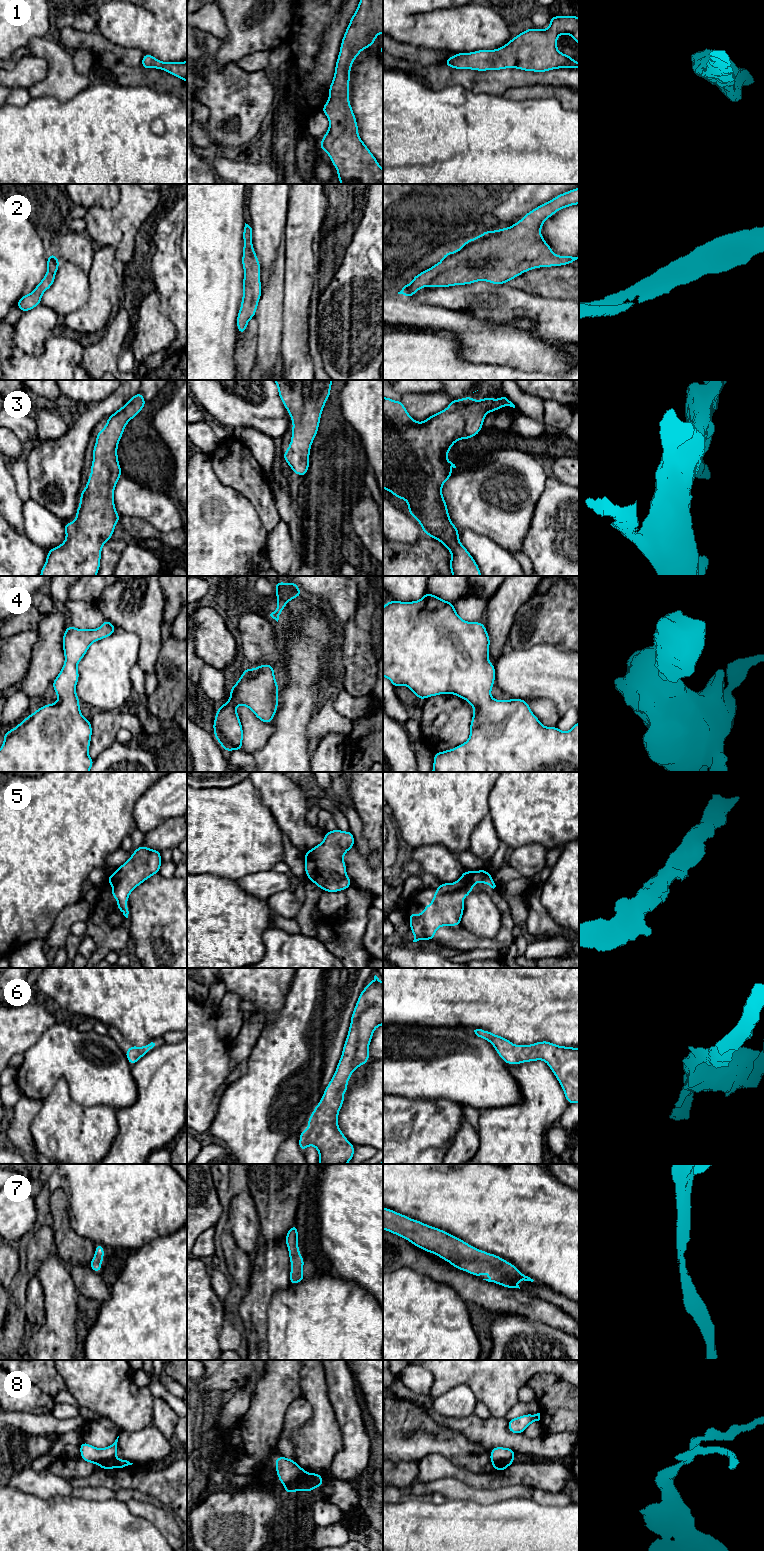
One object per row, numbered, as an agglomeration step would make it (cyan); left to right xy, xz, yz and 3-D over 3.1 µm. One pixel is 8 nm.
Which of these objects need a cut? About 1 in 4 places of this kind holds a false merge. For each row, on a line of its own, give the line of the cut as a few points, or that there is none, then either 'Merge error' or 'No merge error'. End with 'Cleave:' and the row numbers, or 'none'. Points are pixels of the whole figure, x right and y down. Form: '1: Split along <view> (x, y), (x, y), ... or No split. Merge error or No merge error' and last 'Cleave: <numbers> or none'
1: No split. No merge error
2: No split. No merge error
3: No split. No merge error
4: No split. No merge error
5: No split. No merge error
6: No split. No merge error
7: No split. No merge error
8: Split along xz (308, 1474), (308, 1478), (301, 1480), (295, 1490). Merge error
Cleave: 8

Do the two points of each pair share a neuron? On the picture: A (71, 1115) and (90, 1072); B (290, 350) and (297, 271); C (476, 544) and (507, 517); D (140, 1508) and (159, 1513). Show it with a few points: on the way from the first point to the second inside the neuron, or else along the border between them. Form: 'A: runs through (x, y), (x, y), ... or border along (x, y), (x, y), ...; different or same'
A: border along (67, 1081), (69, 1095), (76, 1102), (99, 1105); different
B: runs through (295, 330), (297, 291); same
C: border along (462, 529), (472, 529), (485, 534), (504, 549); different
D: runs through (145, 1510), (154, 1513); same

